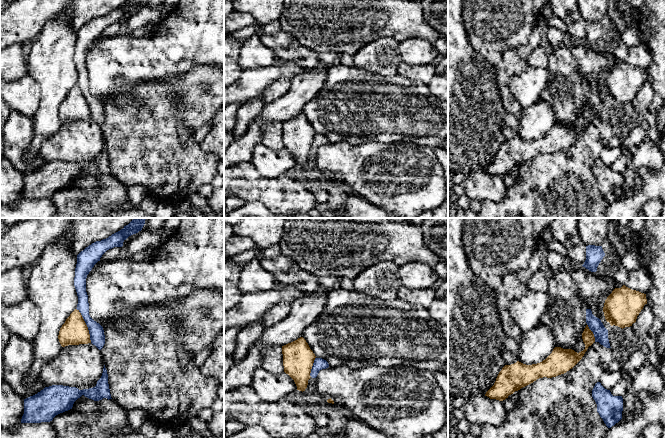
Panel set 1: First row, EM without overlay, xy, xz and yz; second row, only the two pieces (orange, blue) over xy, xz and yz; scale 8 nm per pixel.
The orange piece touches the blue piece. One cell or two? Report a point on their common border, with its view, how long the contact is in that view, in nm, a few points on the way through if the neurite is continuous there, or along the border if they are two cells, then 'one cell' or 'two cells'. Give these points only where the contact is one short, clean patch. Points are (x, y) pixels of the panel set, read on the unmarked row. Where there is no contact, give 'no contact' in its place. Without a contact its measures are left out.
contact xy (86, 101); length 300 nm; border xy (76, 84), (87, 103), (91, 118); two cells

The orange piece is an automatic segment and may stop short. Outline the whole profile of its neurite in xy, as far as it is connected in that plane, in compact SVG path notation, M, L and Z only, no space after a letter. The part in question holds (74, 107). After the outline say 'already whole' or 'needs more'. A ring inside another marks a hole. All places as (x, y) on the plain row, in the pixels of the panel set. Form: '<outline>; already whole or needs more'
M75 85L66 95L58 115L62 123L91 119L88 103L79 86Z; already whole

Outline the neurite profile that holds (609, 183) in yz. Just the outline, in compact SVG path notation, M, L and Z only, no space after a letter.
M597 158L592 166L592 173L597 180L597 188L608 204L622 195L622 172L613 172L610 166L605 165L600 158Z

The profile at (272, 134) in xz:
M281 122L264 124L262 128L261 143L271 150L281 150L284 148L283 130Z

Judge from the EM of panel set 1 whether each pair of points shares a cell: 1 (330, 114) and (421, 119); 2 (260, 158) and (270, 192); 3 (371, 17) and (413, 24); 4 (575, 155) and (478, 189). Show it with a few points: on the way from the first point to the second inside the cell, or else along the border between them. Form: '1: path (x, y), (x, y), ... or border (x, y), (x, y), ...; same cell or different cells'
1: path (353, 114), (398, 114); same cell
2: border (249, 161), (262, 176), (278, 177), (285, 174); different cells
3: path (381, 17), (403, 18); same cell
4: border (507, 188), (506, 195), (501, 200), (486, 201); different cells

